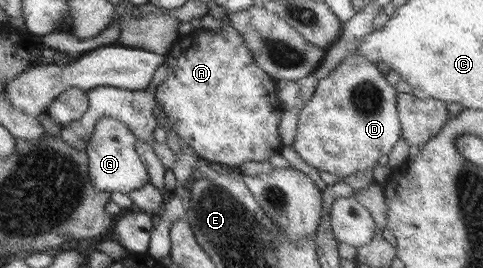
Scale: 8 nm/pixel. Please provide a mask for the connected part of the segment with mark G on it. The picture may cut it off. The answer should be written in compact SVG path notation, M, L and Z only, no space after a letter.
M101 117L89 138L85 152L88 157L90 183L95 189L129 194L150 181L144 163L136 152L136 137L129 134L128 125L114 117Z

